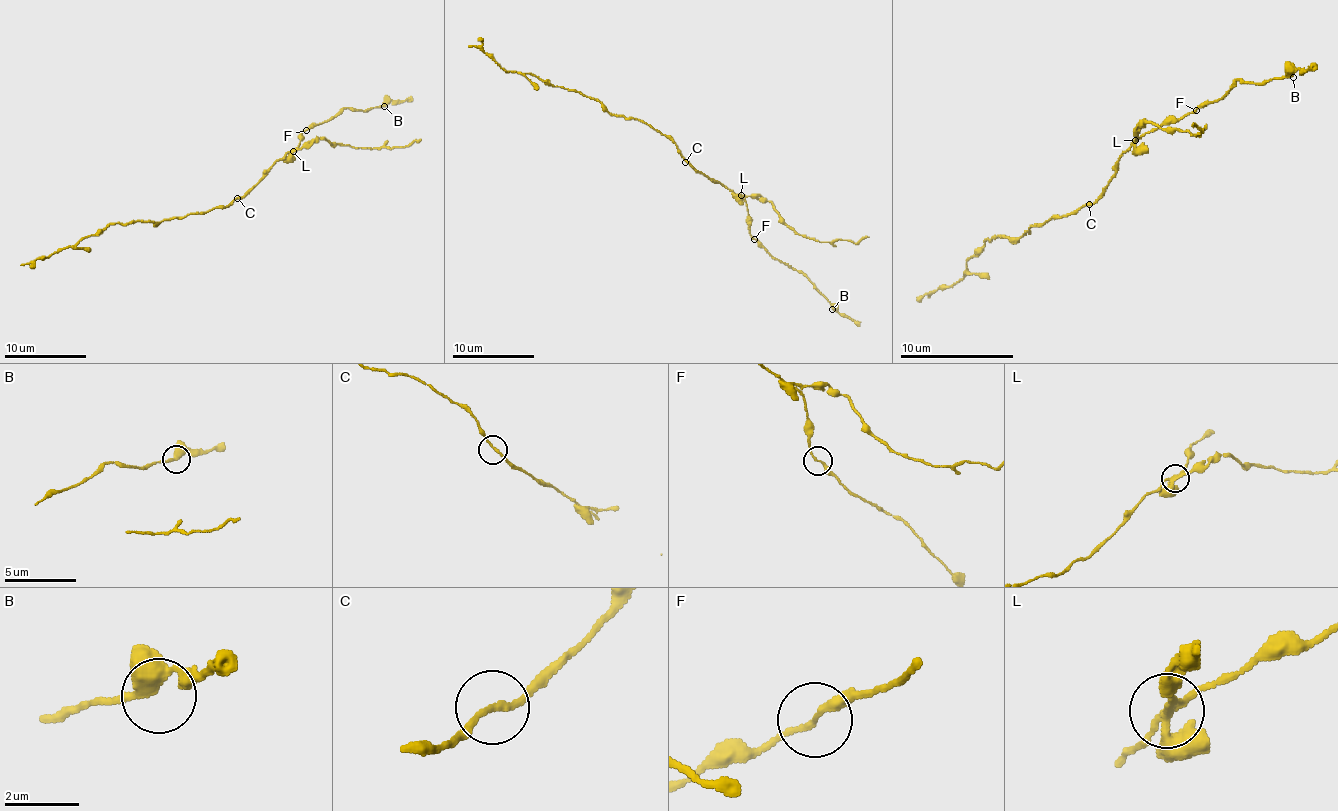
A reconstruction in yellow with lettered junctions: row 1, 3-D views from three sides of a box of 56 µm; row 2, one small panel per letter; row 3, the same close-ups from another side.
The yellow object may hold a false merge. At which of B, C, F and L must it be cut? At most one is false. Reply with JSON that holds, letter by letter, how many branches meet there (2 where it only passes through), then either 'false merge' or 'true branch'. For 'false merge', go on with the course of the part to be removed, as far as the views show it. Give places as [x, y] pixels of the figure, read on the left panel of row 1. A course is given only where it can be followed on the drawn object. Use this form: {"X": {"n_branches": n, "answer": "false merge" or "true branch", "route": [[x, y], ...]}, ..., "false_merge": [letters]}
{"B": {"n_branches": 3, "answer": "true branch"}, "C": {"n_branches": 2, "answer": "true branch"}, "F": {"n_branches": 2, "answer": "true branch"}, "L": {"n_branches": 3, "answer": "false merge", "route": [[292, 151], [308, 147], [321, 139], [372, 149], [403, 147], [421, 139]]}, "false_merge": ["L"]}

